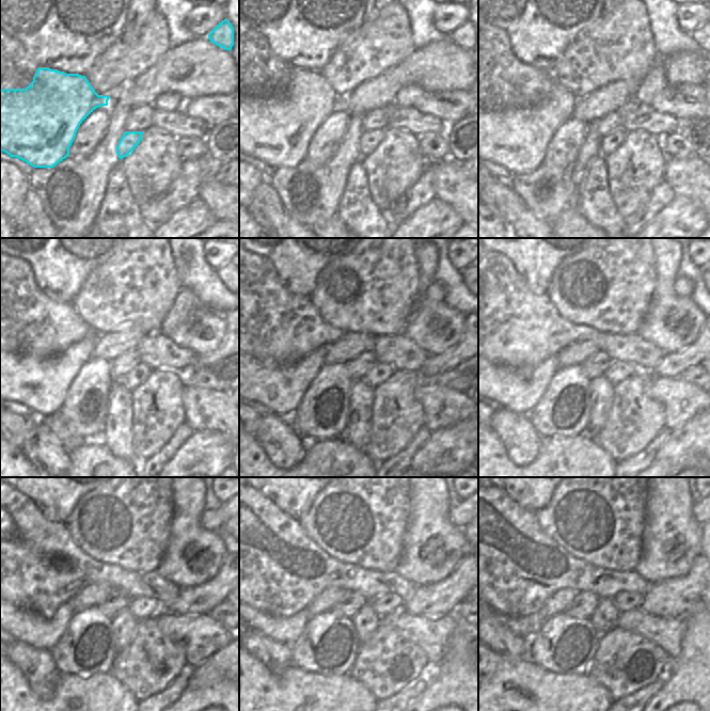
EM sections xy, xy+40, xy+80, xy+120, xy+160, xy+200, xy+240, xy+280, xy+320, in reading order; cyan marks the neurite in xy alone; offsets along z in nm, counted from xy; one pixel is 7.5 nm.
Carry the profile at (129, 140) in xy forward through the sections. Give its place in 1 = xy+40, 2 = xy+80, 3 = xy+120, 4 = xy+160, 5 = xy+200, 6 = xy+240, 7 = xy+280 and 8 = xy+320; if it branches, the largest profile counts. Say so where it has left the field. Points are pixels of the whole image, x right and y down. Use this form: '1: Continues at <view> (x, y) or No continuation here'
1: Continues at xy+40 (369, 140)
2: Continues at xy+80 (609, 143)
3: Continues at xy+120 (137, 376)
4: Continues at xy+160 (380, 373)
5: Continues at xy+200 (618, 370)
6: Continues at xy+240 (142, 607)
7: Continues at xy+280 (383, 604)
8: Continues at xy+320 (624, 601)

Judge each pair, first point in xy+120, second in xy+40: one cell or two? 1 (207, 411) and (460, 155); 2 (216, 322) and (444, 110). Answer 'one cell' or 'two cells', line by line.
1: two cells
2: one cell

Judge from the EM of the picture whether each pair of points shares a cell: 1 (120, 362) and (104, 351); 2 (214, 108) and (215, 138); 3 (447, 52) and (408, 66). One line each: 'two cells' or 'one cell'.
1: two cells
2: two cells
3: one cell

